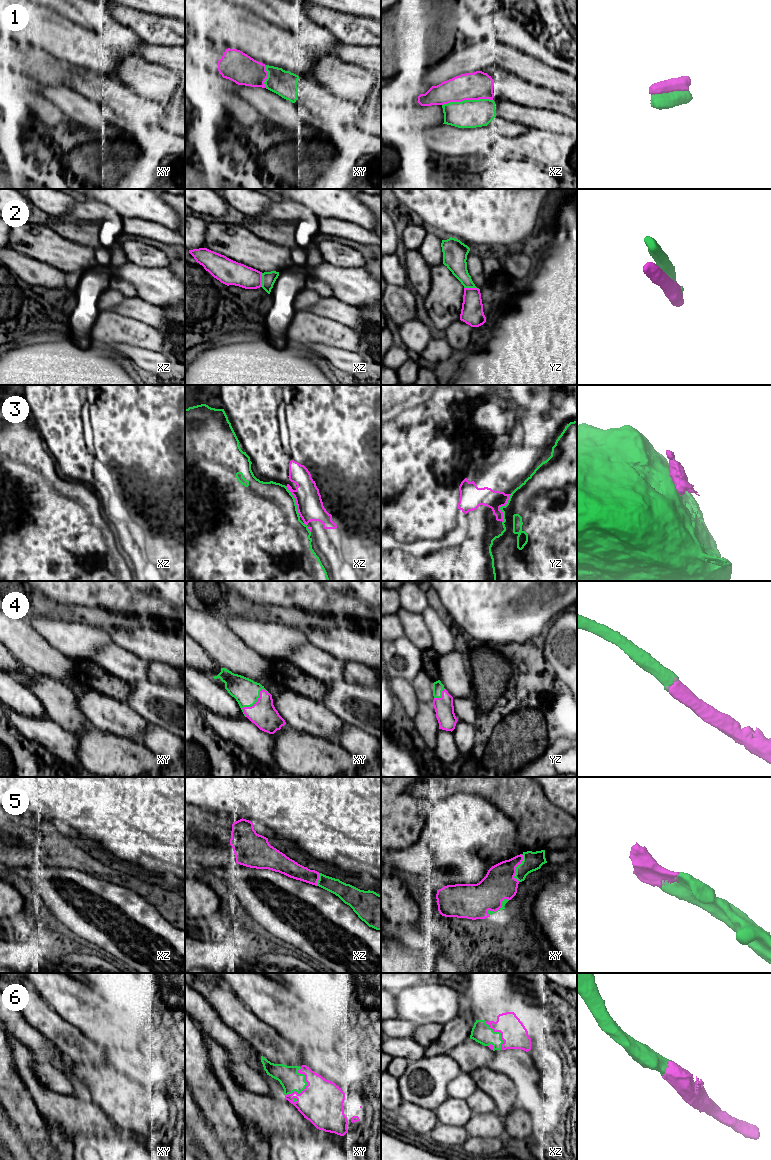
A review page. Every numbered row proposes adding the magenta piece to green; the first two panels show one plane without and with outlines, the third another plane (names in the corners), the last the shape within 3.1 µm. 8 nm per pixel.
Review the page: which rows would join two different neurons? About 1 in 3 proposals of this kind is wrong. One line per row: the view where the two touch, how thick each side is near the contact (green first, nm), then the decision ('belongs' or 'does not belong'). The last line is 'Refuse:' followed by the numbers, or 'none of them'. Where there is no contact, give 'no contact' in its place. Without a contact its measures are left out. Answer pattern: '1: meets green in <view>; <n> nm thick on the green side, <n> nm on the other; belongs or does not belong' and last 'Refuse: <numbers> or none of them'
1: meets green in xz; 220 nm thick on the green side, 220 nm on the other; does not belong
2: meets green in yz; 160 nm thick on the green side, 180 nm on the other; does not belong
3: meets green in yz; 300 nm thick on the green side, 190 nm on the other; belongs
4: meets green in xy; 200 nm thick on the green side, 220 nm on the other; belongs
5: meets green in xy; 40 nm thick on the green side, 280 nm on the other; belongs
6: meets green in xy; 170 nm thick on the green side, 360 nm on the other; belongs
Refuse: 1, 2

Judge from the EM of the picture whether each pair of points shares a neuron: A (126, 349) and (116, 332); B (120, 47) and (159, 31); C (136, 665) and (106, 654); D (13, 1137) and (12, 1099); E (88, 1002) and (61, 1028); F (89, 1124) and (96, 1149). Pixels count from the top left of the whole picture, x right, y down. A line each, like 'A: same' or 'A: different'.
A: different
B: different
C: same
D: different
E: different
F: different

